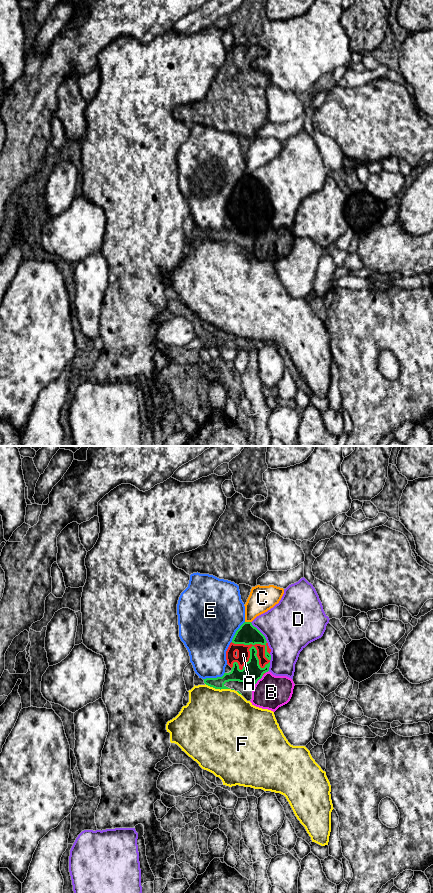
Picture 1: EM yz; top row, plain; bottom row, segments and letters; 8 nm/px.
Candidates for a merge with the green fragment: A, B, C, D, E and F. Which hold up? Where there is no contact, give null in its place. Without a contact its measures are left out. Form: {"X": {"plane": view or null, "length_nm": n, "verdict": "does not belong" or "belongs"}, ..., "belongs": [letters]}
{"A": {"plane": "yz", "length_nm": 360, "verdict": "belongs"}, "B": {"plane": "yz", "length_nm": 130, "verdict": "does not belong"}, "C": {"plane": "yz", "length_nm": 50, "verdict": "does not belong"}, "D": {"plane": "yz", "length_nm": 220, "verdict": "does not belong"}, "E": {"plane": "yz", "length_nm": 190, "verdict": "does not belong"}, "F": {"plane": "yz", "length_nm": 240, "verdict": "does not belong"}, "belongs": ["A"]}

